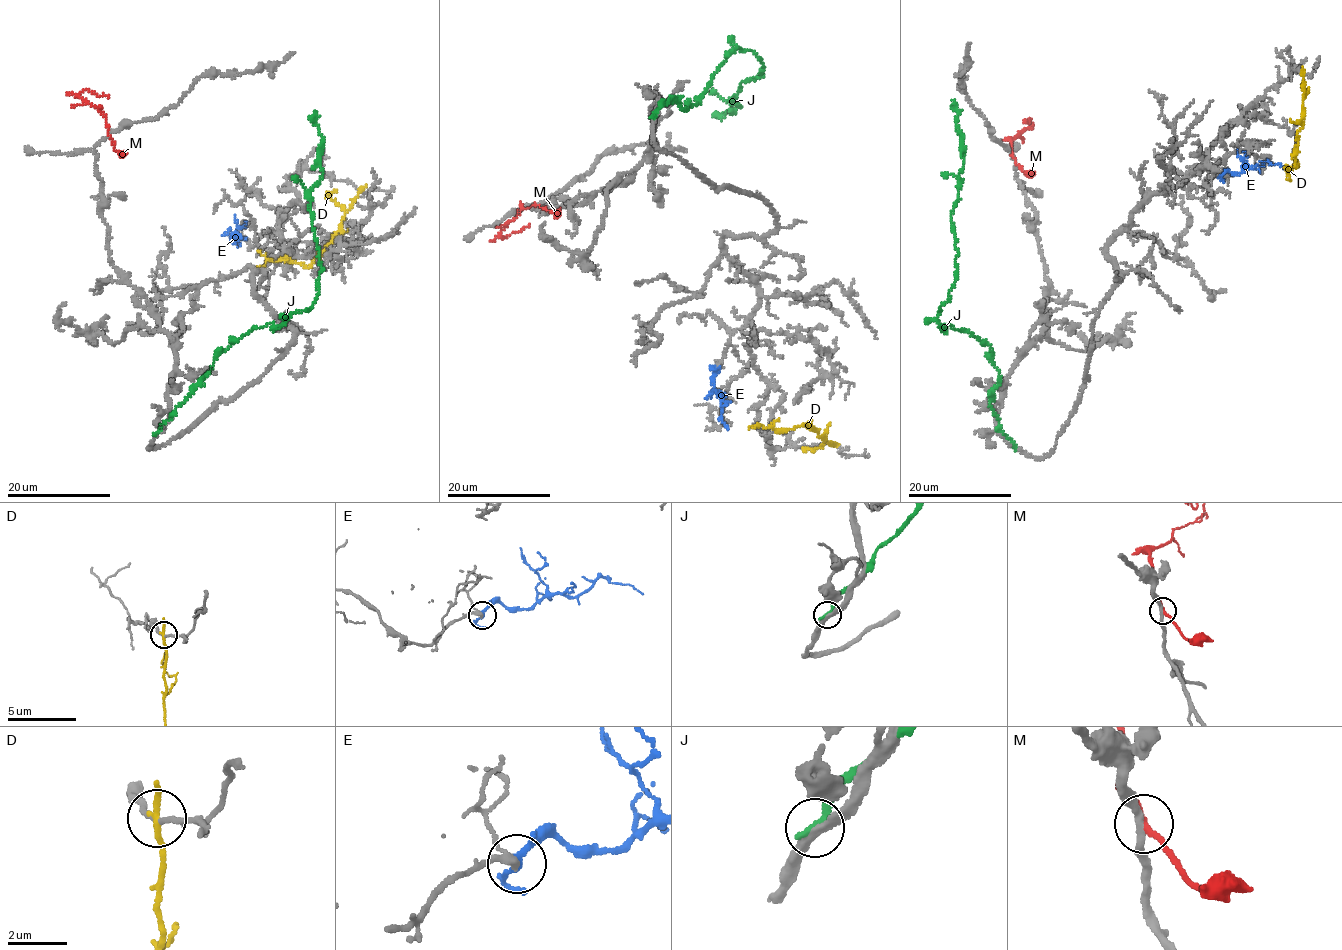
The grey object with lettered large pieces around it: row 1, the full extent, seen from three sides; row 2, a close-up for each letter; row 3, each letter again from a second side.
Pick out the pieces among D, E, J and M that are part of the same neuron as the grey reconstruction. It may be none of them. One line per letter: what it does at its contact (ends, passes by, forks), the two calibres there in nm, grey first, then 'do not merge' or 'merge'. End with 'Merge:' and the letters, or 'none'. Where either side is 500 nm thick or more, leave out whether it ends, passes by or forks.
D: it passes by; 160 nm thick on the grey side, 180 nm on the other; do not merge
E: it passes by; 240 nm thick on the grey side, 200 nm on the other; merge
J: it ends there; 300 nm thick on the grey side, 280 nm on the other; do not merge
M: it passes by; 280 nm thick on the grey side, 180 nm on the other; do not merge
Merge: E

